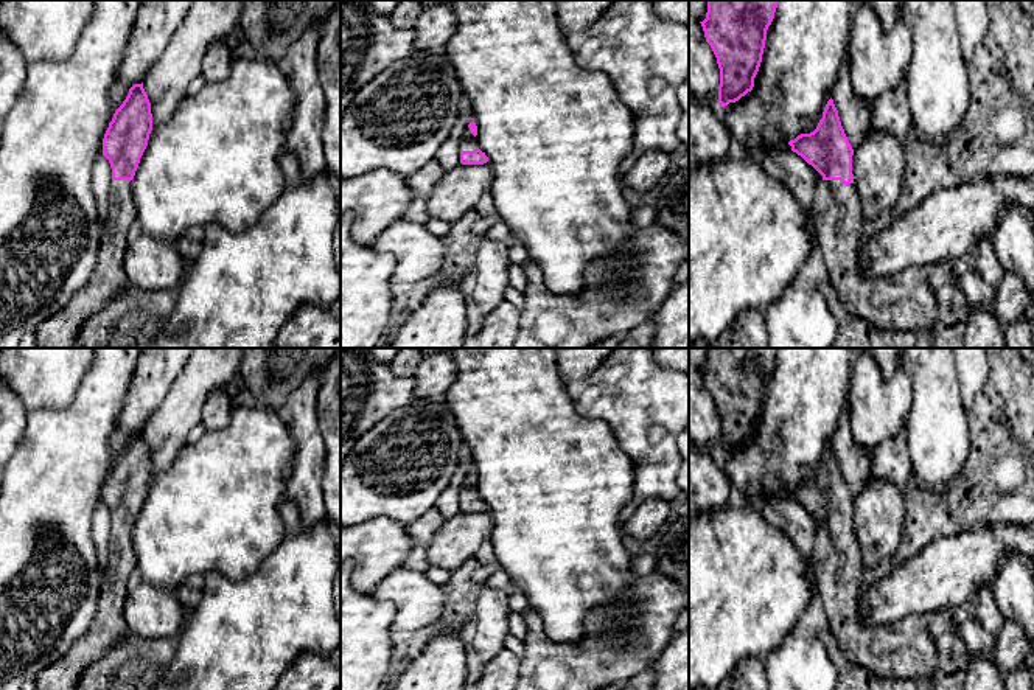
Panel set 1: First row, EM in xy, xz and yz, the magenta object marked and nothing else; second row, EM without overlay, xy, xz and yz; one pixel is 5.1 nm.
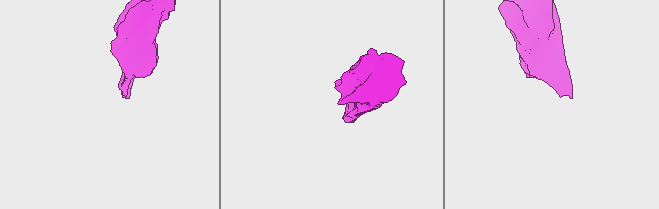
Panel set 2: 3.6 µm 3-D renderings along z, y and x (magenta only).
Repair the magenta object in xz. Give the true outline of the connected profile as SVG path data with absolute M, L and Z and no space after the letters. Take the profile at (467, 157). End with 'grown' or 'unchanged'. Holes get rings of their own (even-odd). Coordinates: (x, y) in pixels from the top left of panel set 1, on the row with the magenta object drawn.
M474 121L465 129L462 143L460 143L460 163L462 165L484 165L488 162L485 152L479 149L476 141L477 126Z; grown

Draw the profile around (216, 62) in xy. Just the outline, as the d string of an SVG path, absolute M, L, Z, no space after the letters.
M224 39L215 40L202 59L202 76L207 82L222 82L229 78L233 62L232 48Z

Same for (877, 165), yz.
M871 126L865 141L852 155L854 185L865 219L879 221L889 218L903 190L903 169L905 157L897 138L886 131Z

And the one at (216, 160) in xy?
M255 58L233 59L222 82L187 95L171 118L149 134L131 180L143 235L176 242L193 225L219 224L232 232L253 225L283 191L280 157L292 127L294 96L283 65Z

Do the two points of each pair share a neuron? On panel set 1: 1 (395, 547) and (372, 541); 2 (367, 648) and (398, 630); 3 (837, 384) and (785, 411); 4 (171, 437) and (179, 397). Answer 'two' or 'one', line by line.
1: one
2: two
3: one
4: one

